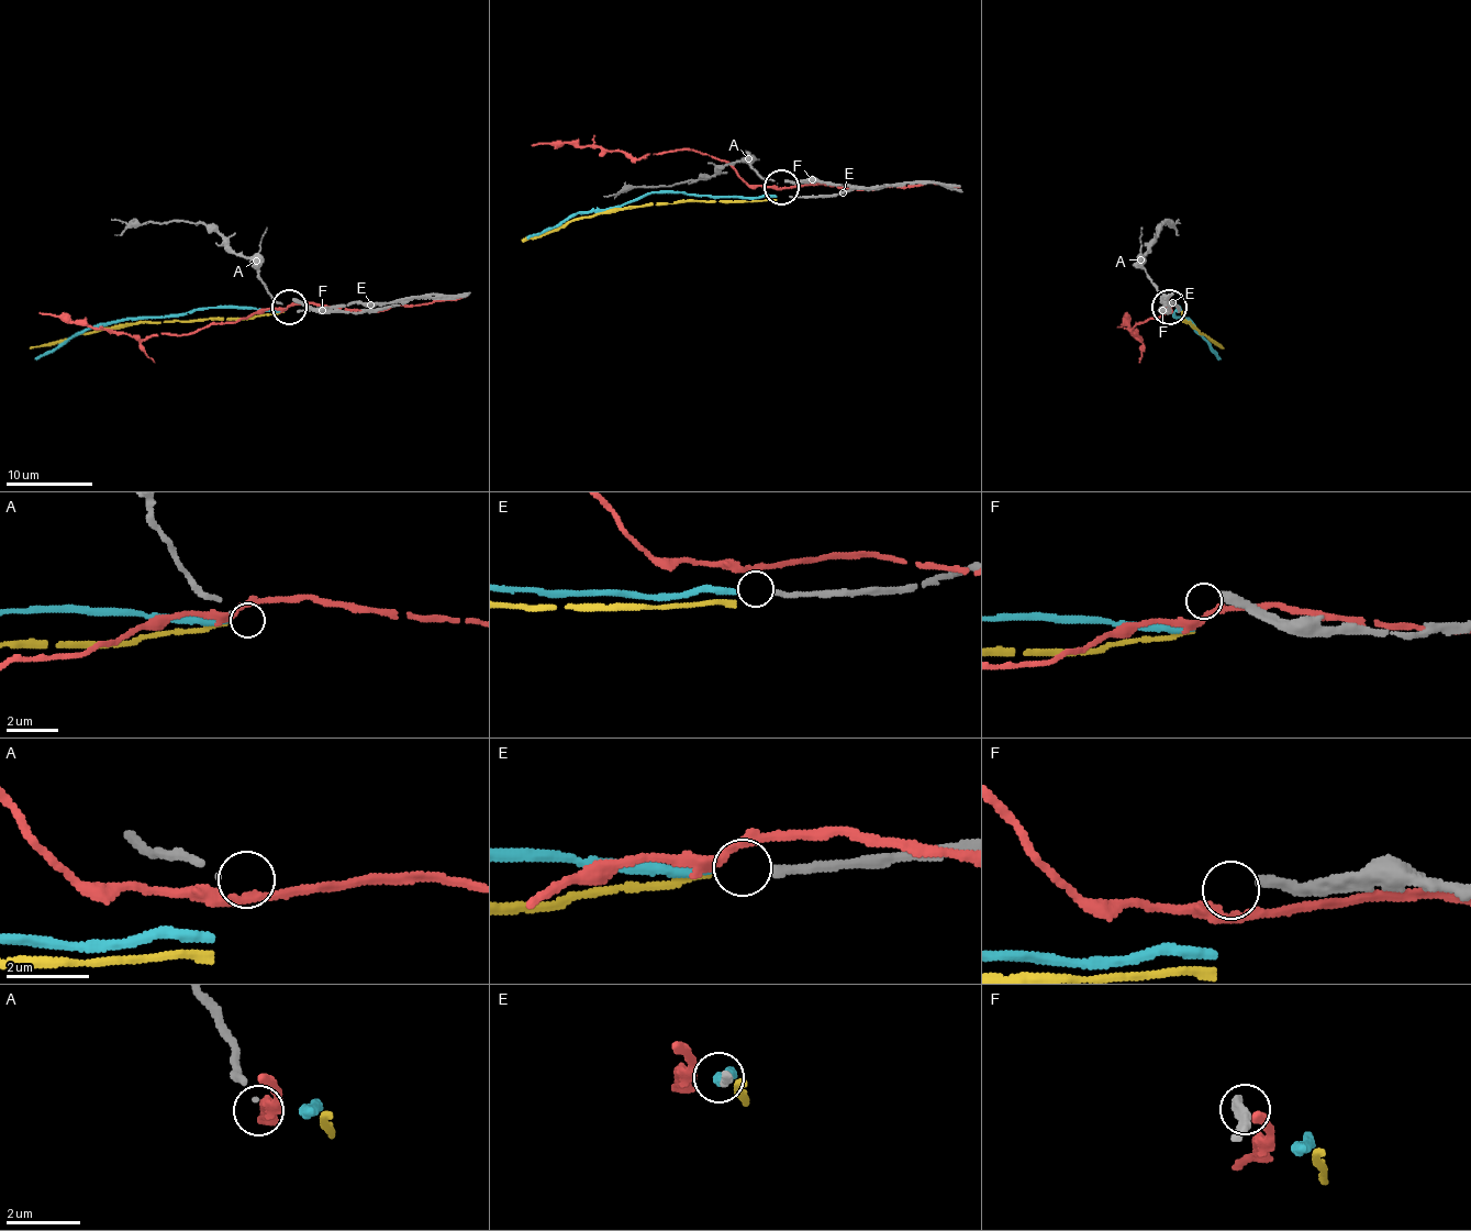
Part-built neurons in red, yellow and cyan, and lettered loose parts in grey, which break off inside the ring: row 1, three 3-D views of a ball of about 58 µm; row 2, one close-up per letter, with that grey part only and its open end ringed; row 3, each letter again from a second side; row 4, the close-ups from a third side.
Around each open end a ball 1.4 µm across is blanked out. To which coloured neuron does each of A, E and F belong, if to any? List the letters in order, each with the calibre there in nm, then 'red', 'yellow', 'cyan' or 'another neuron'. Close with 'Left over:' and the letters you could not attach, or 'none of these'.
A: calibre 80 nm; another neuron
E: calibre 200 nm; cyan
F: calibre 280 nm; another neuron
Left over: A, F

